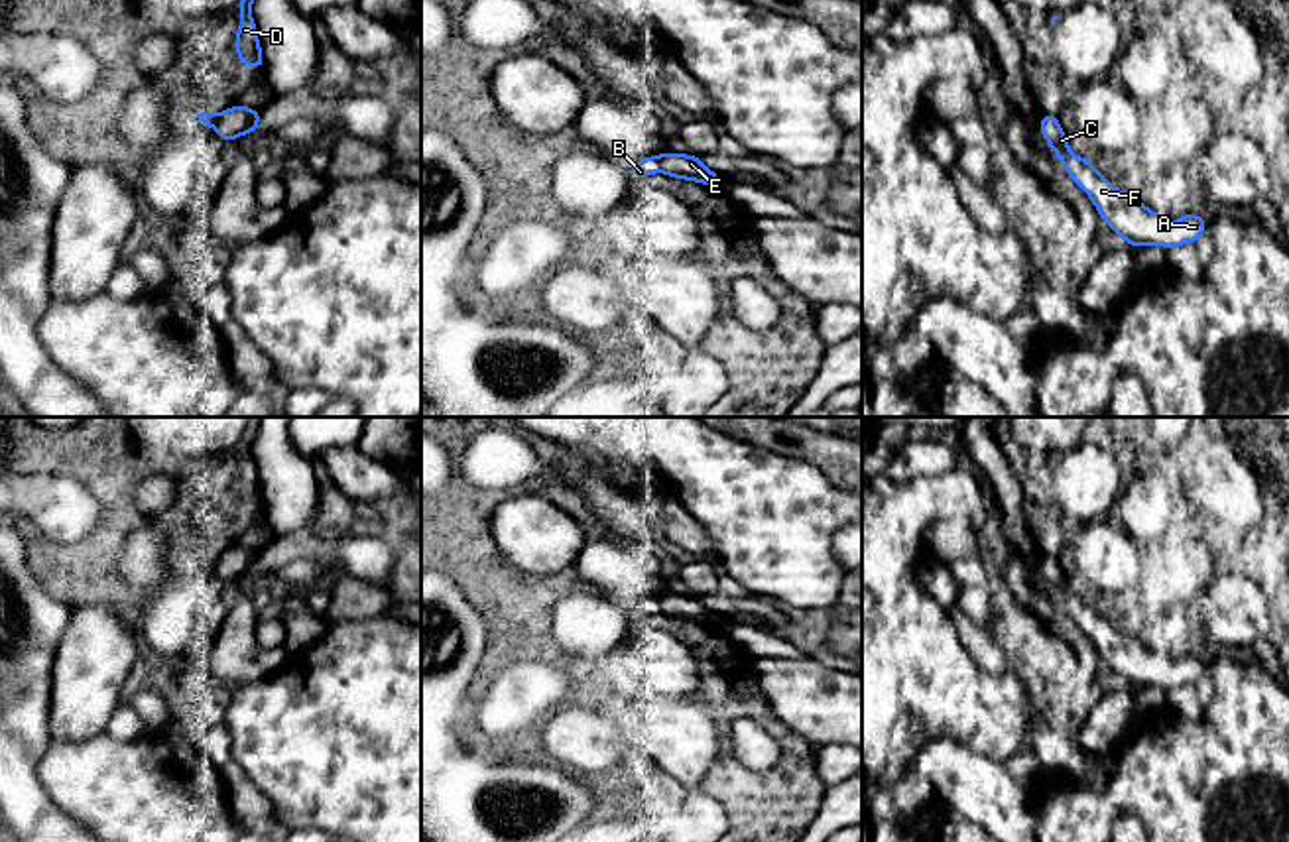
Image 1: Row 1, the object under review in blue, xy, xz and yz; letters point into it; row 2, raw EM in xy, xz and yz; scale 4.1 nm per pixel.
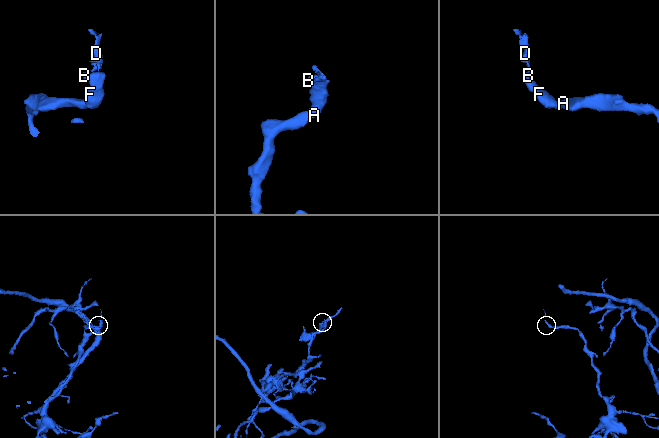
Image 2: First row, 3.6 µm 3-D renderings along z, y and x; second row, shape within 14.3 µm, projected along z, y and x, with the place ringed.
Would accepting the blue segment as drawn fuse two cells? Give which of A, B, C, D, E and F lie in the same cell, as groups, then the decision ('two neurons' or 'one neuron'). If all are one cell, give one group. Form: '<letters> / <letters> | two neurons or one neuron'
A C E F / B D | two neurons

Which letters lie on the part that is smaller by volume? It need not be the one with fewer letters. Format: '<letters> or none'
B, D

